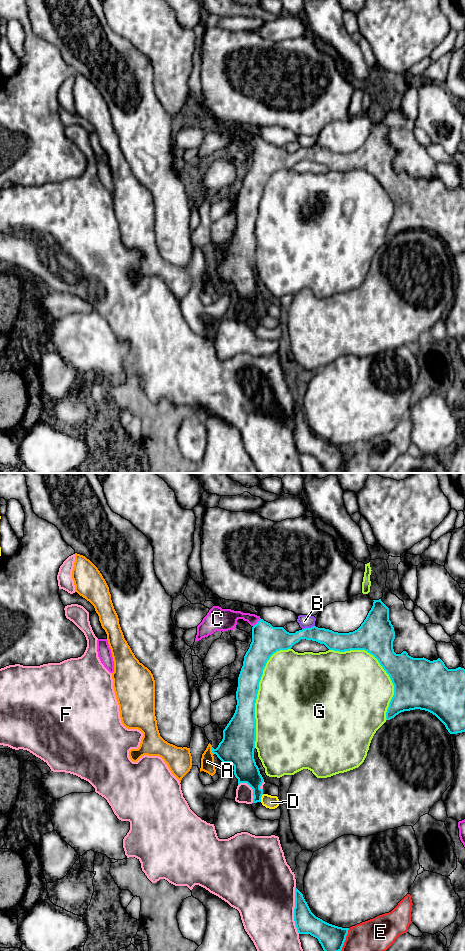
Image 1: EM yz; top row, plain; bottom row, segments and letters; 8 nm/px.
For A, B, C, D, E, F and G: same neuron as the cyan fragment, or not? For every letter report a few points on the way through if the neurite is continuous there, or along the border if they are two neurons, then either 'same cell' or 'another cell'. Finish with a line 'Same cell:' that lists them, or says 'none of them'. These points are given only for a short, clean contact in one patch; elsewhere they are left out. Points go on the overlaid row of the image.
A: border along yz (211, 747), (213, 754); another cell
B: another cell
C: runs through yz (266, 640), (257, 622), (245, 616), (226, 619); same cell
D: another cell
E: another cell
F: another cell
G: another cell
Same cell: C

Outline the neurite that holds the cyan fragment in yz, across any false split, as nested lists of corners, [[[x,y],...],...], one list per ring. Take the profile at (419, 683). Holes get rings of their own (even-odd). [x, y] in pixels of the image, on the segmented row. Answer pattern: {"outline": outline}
{"outline": [[[381,599],[373,601],[373,606],[364,622],[357,630],[349,633],[338,633],[316,626],[289,633],[283,627],[273,627],[255,614],[222,609],[219,606],[213,606],[197,626],[195,642],[212,635],[216,631],[224,632],[235,629],[238,619],[243,619],[252,626],[252,642],[244,656],[243,666],[238,677],[236,710],[223,730],[222,741],[216,749],[212,747],[212,753],[213,755],[216,754],[223,763],[231,763],[234,766],[233,771],[238,779],[238,785],[247,783],[253,789],[253,803],[261,802],[263,789],[260,786],[264,781],[254,759],[256,741],[255,703],[259,682],[270,657],[277,651],[291,649],[301,639],[324,644],[329,650],[339,652],[365,650],[373,655],[389,675],[394,685],[394,695],[386,712],[387,720],[394,718],[401,712],[420,709],[435,715],[445,725],[450,734],[465,732],[465,669],[461,667],[448,669],[440,658],[430,661],[424,657],[413,658],[406,651],[396,654],[393,649],[395,631],[389,620],[389,608]]]}

